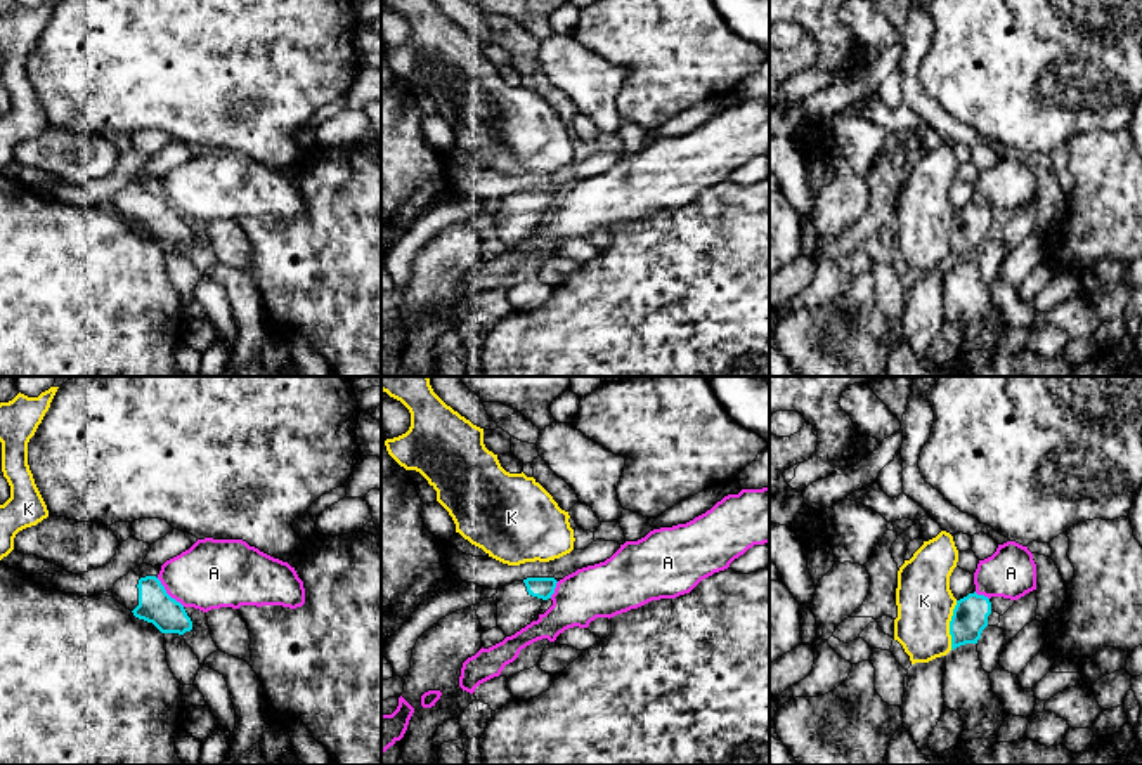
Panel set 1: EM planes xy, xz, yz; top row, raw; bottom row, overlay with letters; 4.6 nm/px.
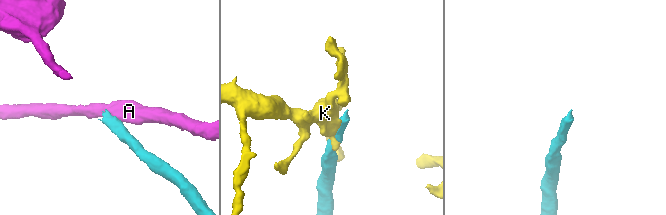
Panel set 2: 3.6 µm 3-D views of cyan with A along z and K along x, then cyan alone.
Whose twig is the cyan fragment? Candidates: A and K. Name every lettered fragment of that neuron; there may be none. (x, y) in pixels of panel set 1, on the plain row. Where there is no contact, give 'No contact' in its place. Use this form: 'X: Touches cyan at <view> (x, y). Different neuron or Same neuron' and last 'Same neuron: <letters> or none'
A: Touches cyan at xy (167, 205). Different neuron
K: Touches cyan at yz (950, 236). Different neuron
Same neuron: none

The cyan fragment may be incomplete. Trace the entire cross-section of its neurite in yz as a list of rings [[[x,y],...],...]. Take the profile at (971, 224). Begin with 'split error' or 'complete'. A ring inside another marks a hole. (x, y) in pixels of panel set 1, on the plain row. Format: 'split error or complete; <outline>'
complete; [[[974,203],[957,212],[950,232],[951,262],[965,255],[977,255],[983,241],[988,238],[990,226],[991,213],[984,206]]]

